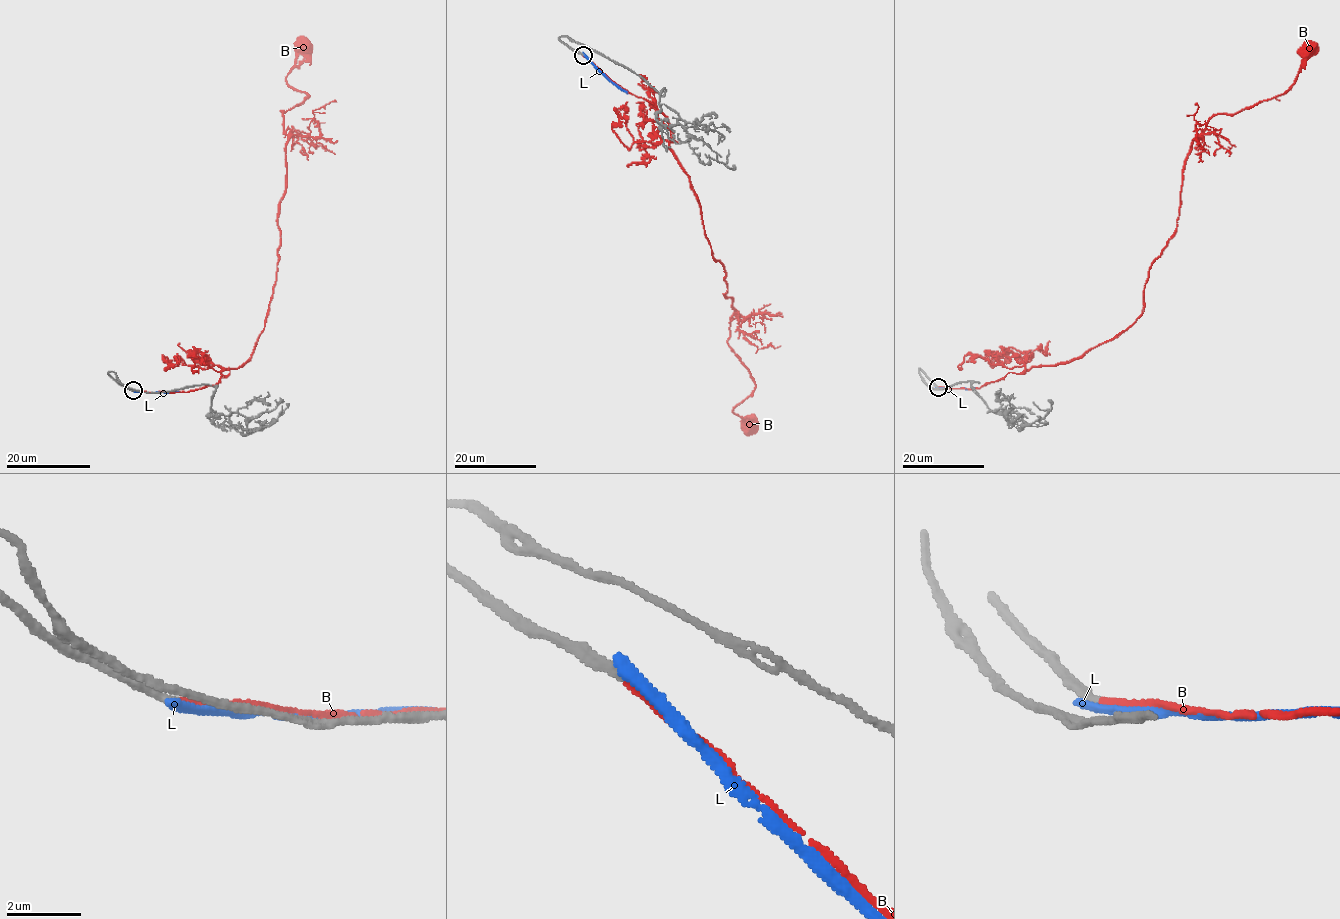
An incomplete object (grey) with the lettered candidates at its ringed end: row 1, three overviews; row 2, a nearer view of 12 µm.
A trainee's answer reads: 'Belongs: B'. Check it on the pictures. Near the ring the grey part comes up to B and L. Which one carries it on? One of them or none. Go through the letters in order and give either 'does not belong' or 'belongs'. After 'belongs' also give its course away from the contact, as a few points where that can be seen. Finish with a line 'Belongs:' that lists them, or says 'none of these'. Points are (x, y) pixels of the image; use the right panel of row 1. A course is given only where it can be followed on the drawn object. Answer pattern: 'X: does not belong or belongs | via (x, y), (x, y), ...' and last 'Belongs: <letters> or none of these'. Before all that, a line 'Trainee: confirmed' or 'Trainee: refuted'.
Trainee: confirmed
B: belongs | via (938, 386), (1069, 362), (1124, 331), (1176, 227), (1191, 143), (1213, 116), (1283, 94), (1303, 52)
L: does not belong
Belongs: B

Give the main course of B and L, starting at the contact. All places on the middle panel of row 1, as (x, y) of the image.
B: (584, 55), (670, 127), (669, 147), (732, 299), (727, 344), (755, 384), (732, 411), (749, 420)
L: (582, 54), (627, 93)

